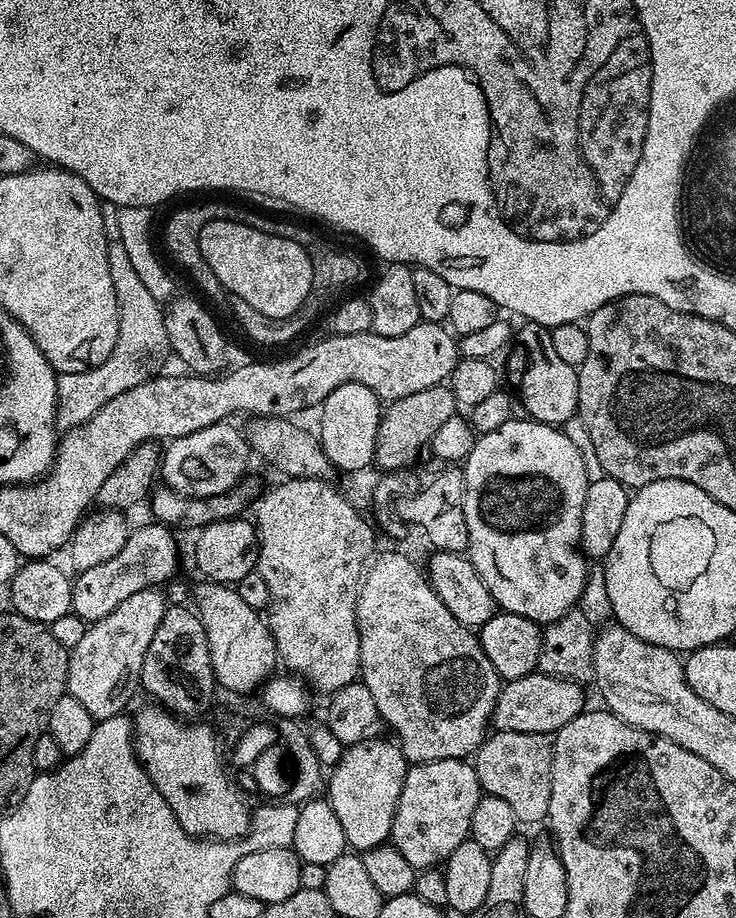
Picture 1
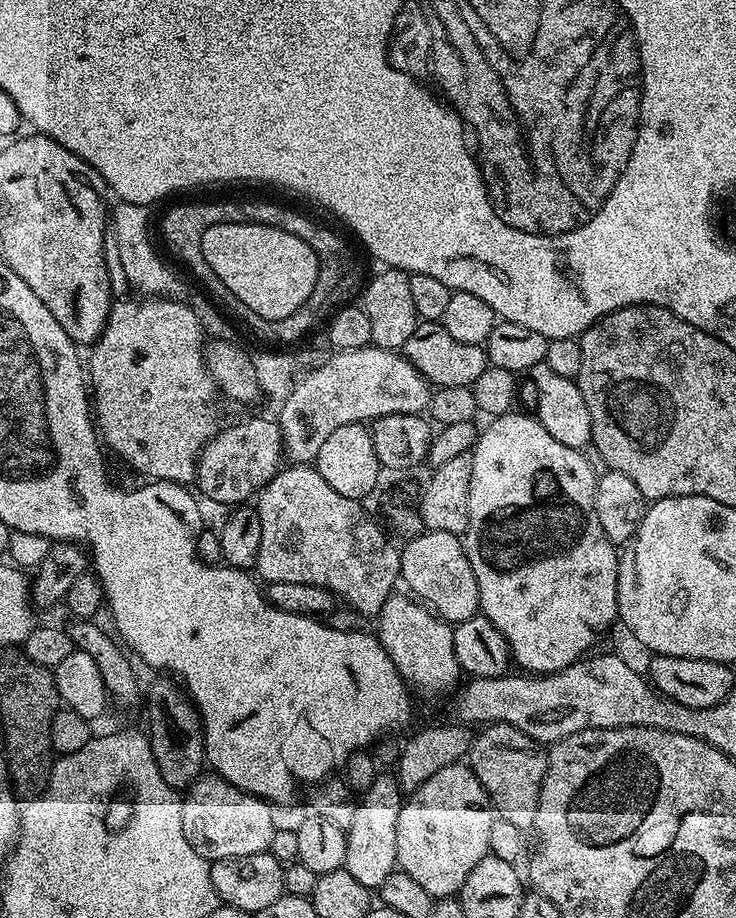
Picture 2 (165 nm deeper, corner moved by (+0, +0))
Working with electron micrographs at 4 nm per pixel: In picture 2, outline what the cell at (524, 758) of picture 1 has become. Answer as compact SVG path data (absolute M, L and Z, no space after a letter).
M490 724L475 733L466 760L486 790L495 815L521 830L531 829L536 823L538 798L548 769L545 749L514 726Z

